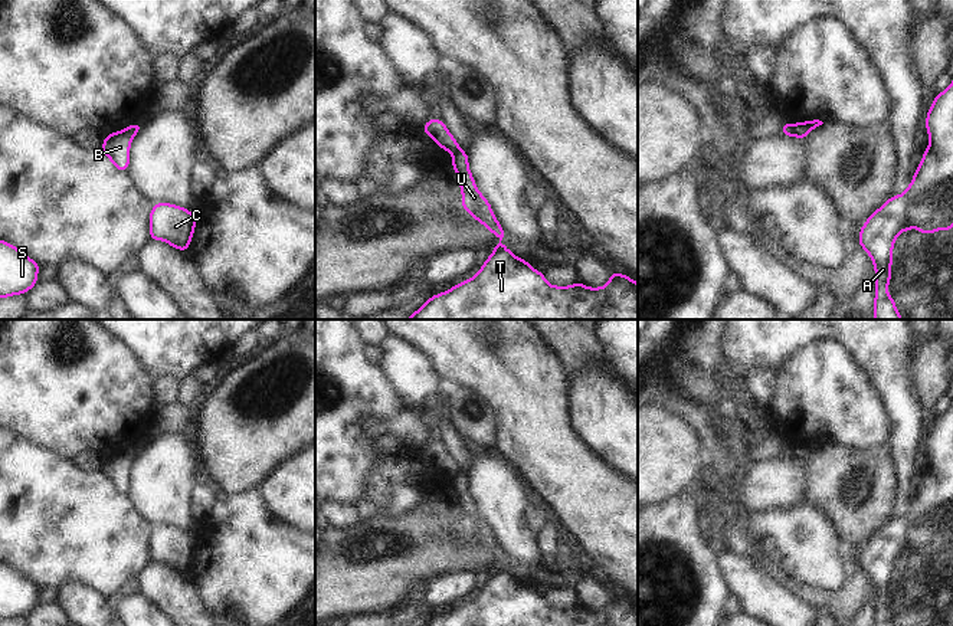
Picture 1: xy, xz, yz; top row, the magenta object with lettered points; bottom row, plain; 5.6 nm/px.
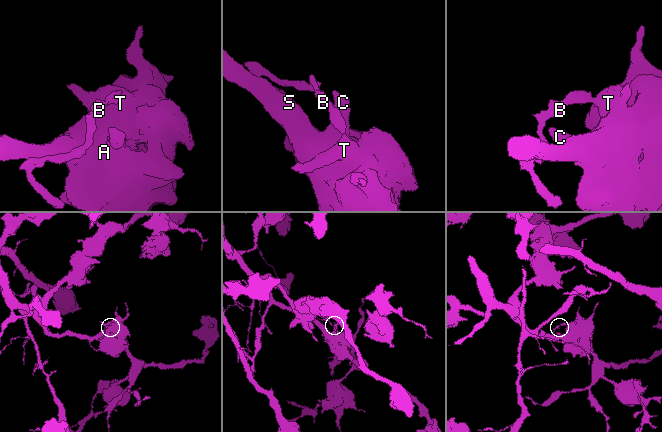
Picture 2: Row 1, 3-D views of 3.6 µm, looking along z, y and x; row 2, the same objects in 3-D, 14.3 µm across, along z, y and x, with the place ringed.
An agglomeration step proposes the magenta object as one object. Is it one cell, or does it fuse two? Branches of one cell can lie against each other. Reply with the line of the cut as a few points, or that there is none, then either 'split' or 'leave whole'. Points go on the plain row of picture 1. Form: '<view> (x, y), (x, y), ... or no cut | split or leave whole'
yz (791, 448), (795, 456) | split

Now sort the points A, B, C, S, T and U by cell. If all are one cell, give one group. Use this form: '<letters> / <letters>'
A C S T U / B

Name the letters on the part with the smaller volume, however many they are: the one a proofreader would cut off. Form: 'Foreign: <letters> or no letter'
Foreign: B

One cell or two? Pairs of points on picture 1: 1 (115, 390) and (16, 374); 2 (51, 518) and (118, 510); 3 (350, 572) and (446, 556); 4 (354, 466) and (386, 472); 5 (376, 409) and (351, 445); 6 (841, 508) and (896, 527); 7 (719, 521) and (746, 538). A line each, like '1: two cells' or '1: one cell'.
1: one cell
2: one cell
3: one cell
4: two cells
5: one cell
6: two cells
7: one cell

